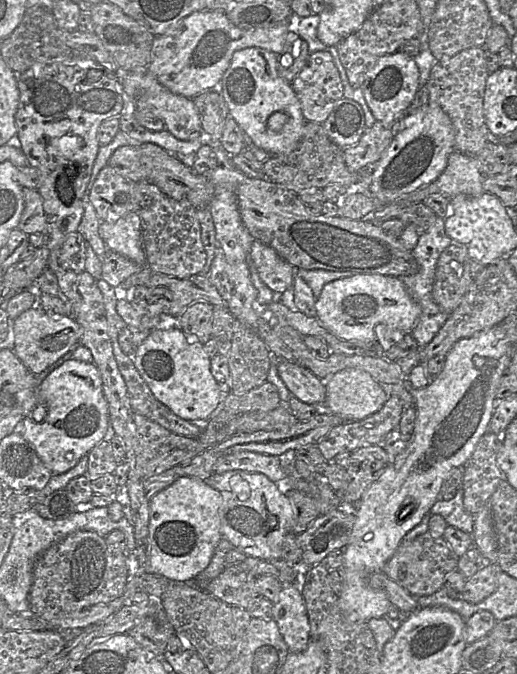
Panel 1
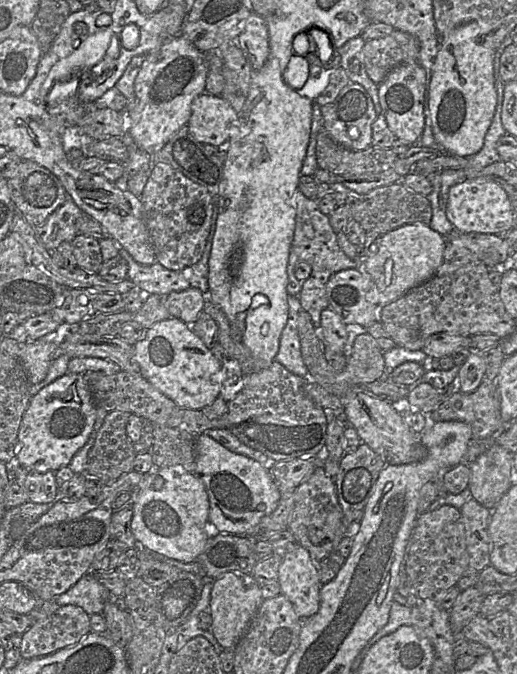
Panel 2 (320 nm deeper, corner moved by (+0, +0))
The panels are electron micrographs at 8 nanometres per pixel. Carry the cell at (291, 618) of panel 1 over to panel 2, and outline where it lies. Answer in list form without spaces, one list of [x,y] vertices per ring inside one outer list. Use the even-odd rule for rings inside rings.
[[[297,543],[283,557],[277,581],[283,594],[303,620],[314,615],[320,605],[320,588],[317,563],[309,552]]]

